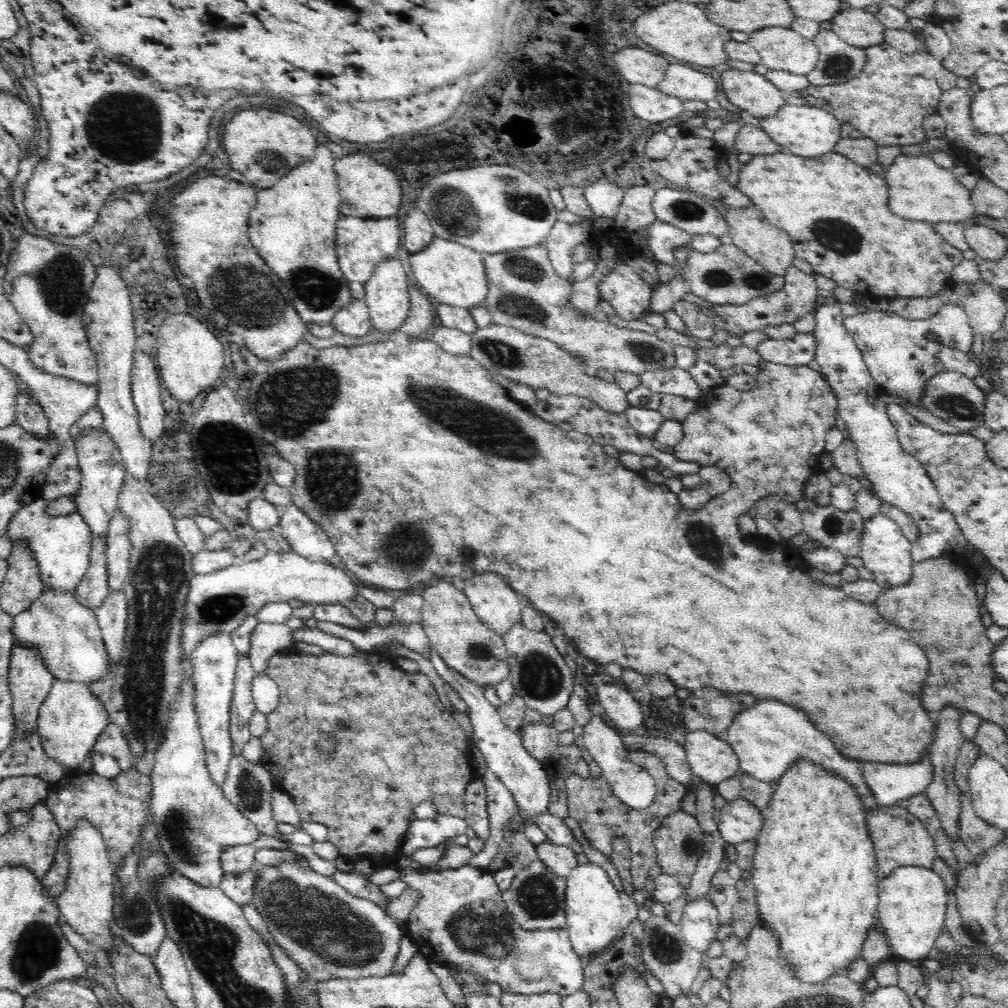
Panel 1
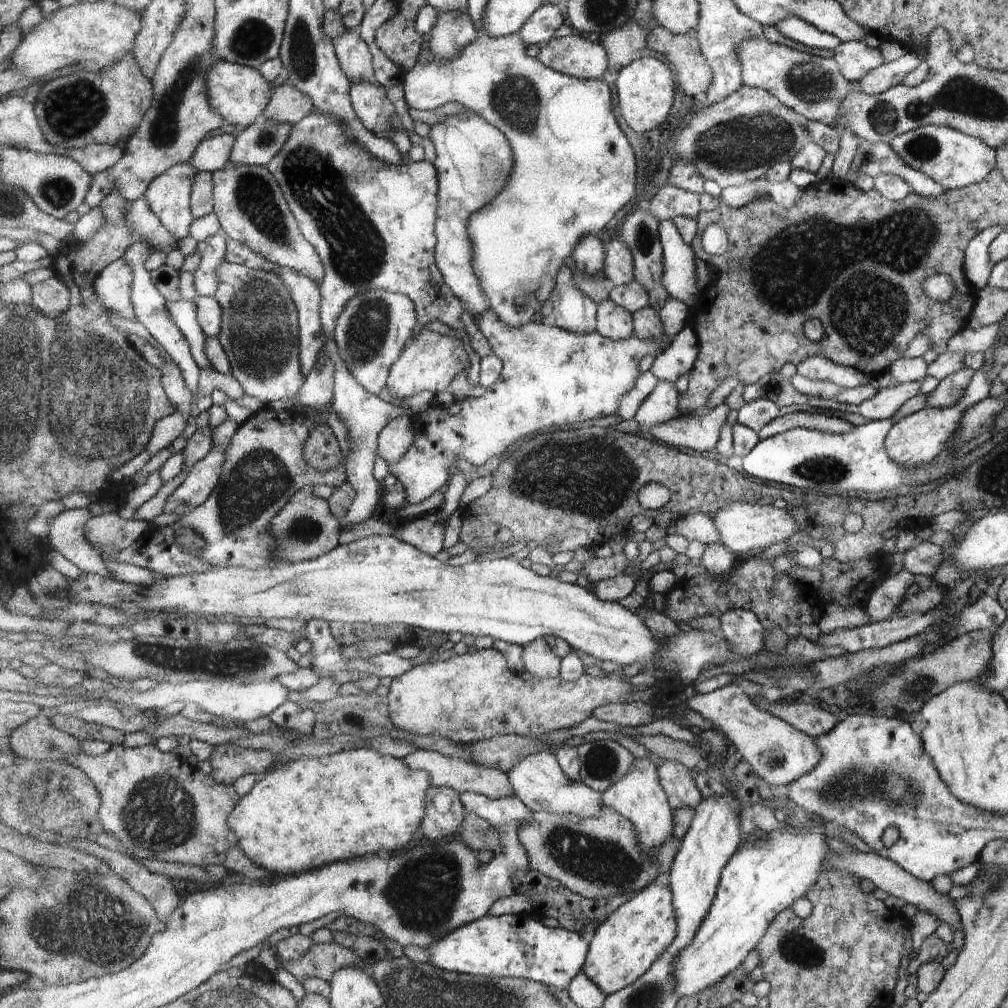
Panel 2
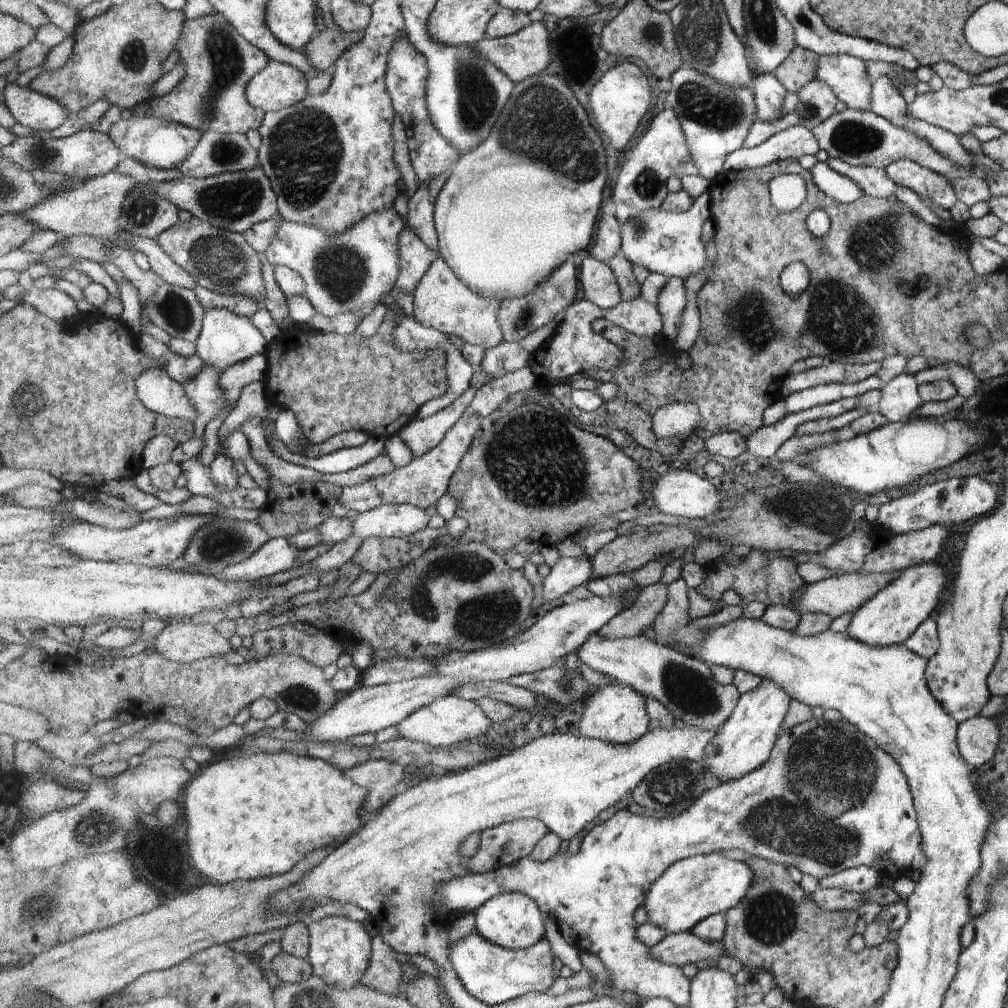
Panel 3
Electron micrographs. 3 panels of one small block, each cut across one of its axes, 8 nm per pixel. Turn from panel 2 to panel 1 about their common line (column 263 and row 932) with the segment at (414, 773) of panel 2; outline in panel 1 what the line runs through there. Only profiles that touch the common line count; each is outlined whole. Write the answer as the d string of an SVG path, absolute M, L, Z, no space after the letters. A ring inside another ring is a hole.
M798 758L794 764L788 766L788 770L778 778L775 783L774 794L768 802L768 806L762 809L764 819L763 829L757 836L757 850L753 858L753 884L755 887L755 902L759 908L760 919L766 927L772 928L780 942L782 955L787 958L787 962L797 970L804 982L822 982L830 974L834 974L840 968L848 968L852 960L861 957L860 952L866 936L870 930L877 927L877 912L879 906L879 891L881 877L878 875L877 854L874 843L870 838L870 831L867 825L867 814L870 805L868 805L859 790L852 786L848 780L842 776L836 776L833 770L828 770L821 764L814 764L809 758Z

